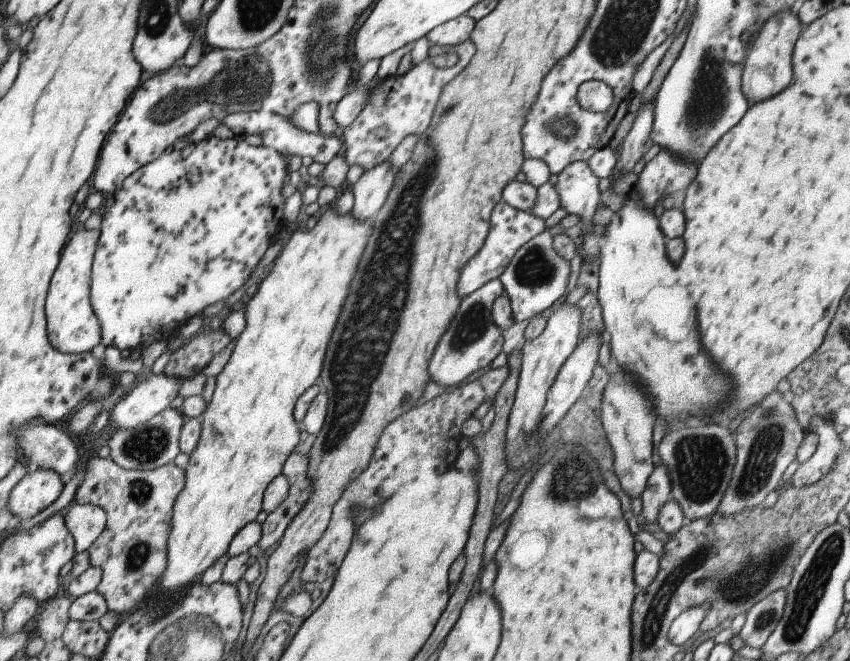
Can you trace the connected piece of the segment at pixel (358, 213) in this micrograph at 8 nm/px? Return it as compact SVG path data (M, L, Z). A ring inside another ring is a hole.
M381 160L377 166L361 173L361 176L349 187L353 195L351 216L357 222L370 222L375 213L383 206L389 188L393 184L395 170L389 166L389 160Z

